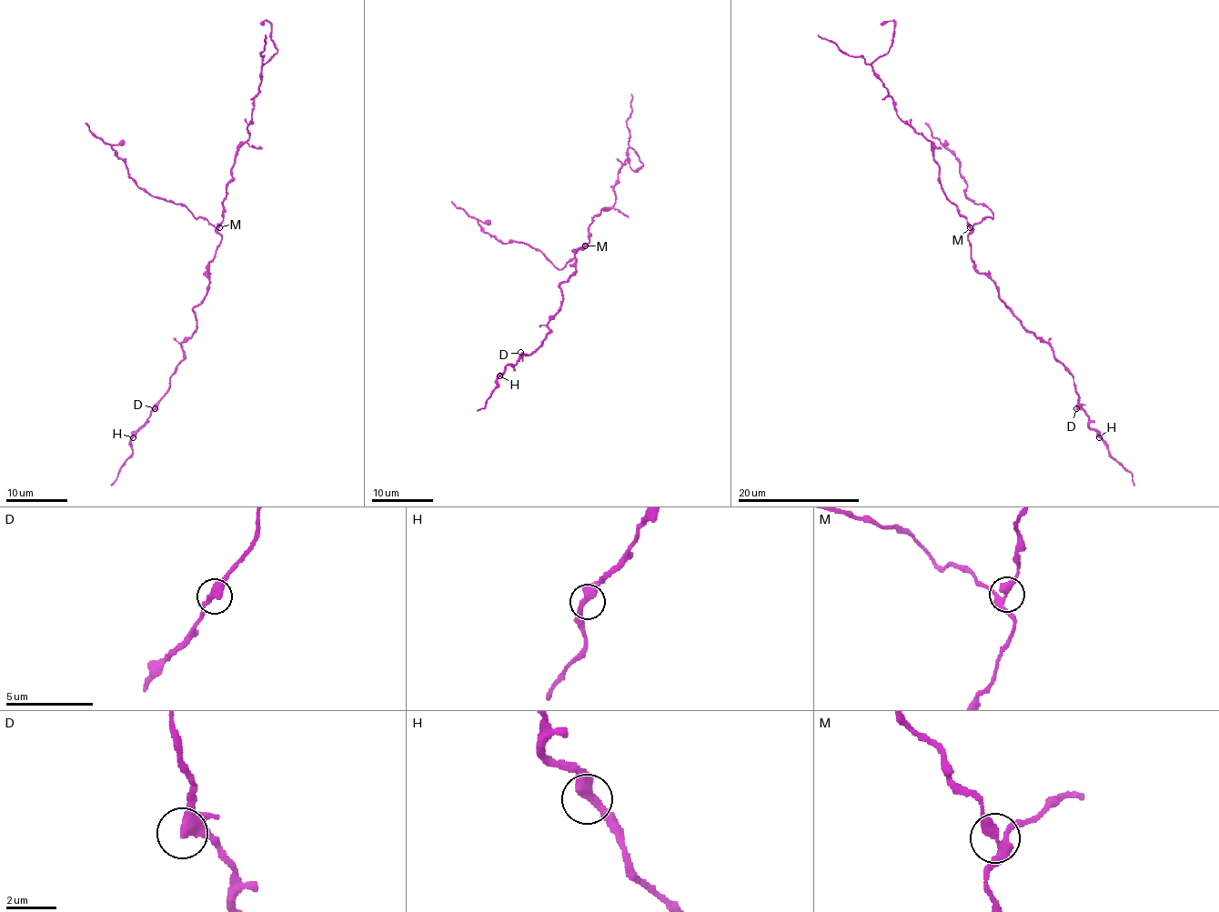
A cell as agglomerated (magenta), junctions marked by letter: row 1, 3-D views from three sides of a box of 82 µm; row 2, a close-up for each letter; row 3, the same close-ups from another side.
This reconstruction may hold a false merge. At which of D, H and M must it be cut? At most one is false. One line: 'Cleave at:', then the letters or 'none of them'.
Cleave at: none of them

